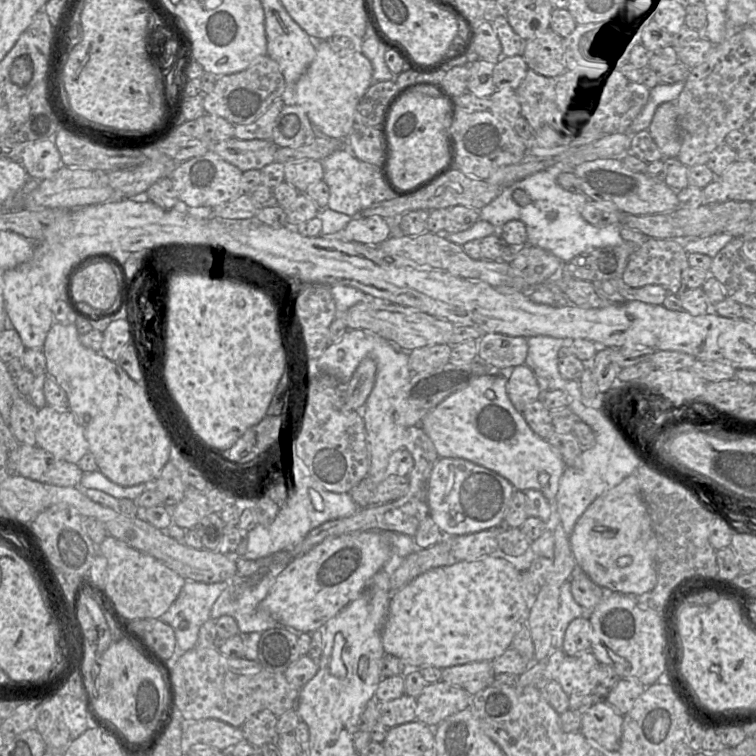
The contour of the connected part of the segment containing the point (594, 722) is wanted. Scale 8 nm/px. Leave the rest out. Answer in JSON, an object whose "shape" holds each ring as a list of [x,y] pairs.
{"shape":[[[608,702],[595,703],[583,715],[580,732],[595,746],[618,752],[623,715]]]}

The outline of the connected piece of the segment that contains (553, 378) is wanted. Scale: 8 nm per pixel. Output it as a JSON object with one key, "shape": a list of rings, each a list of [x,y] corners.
{"shape":[[[533,336],[528,340],[528,355],[525,364],[540,381],[546,381],[548,390],[561,390],[569,397],[569,409],[581,416],[586,411],[582,402],[579,380],[568,380],[561,376],[558,367],[558,352],[563,346],[569,347],[569,339],[550,336]]]}

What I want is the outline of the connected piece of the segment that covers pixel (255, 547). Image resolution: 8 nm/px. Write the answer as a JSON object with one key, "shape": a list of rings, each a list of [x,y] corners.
{"shape":[[[296,455],[287,501],[270,525],[255,525],[246,534],[247,547],[241,557],[256,560],[287,548],[293,548],[301,543],[310,531],[321,524],[351,516],[359,509],[362,508],[355,503],[349,492],[337,493],[325,489],[315,480],[304,461]]]}

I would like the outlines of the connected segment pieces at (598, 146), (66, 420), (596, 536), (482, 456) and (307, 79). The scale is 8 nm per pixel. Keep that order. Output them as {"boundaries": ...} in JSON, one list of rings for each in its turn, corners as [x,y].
{"boundaries":[[[[685,81],[659,82],[650,89],[646,104],[633,120],[627,132],[606,134],[602,138],[578,148],[572,155],[555,165],[503,187],[494,200],[480,209],[478,221],[469,229],[456,233],[447,233],[443,229],[437,234],[462,246],[471,240],[483,239],[486,236],[499,233],[499,229],[510,220],[521,220],[527,227],[526,244],[538,246],[554,254],[564,263],[596,248],[623,245],[625,240],[621,237],[622,226],[620,224],[595,226],[588,223],[581,215],[583,206],[589,200],[588,197],[582,192],[573,192],[560,186],[558,176],[562,172],[574,171],[577,165],[586,161],[622,157],[625,153],[630,153],[631,135],[648,129],[656,109],[664,102],[675,102],[683,90],[684,84]]],[[[46,405],[36,416],[36,445],[57,459],[77,464],[89,452],[84,432],[69,409]]],[[[635,473],[595,499],[577,520],[569,542],[578,567],[606,592],[641,595],[657,584],[657,538]]],[[[487,374],[473,380],[465,388],[451,394],[430,410],[421,420],[420,427],[433,442],[440,458],[461,458],[492,470],[506,478],[517,491],[535,489],[545,496],[551,507],[548,529],[554,531],[560,525],[555,498],[559,481],[566,469],[561,456],[549,442],[542,439],[529,427],[523,413],[519,412],[510,401],[506,385],[508,374]]],[[[328,41],[318,42],[315,58],[293,87],[294,103],[305,110],[316,130],[331,138],[345,139],[354,125],[356,106],[373,83],[372,76],[372,65],[361,52],[340,50]]]]}

